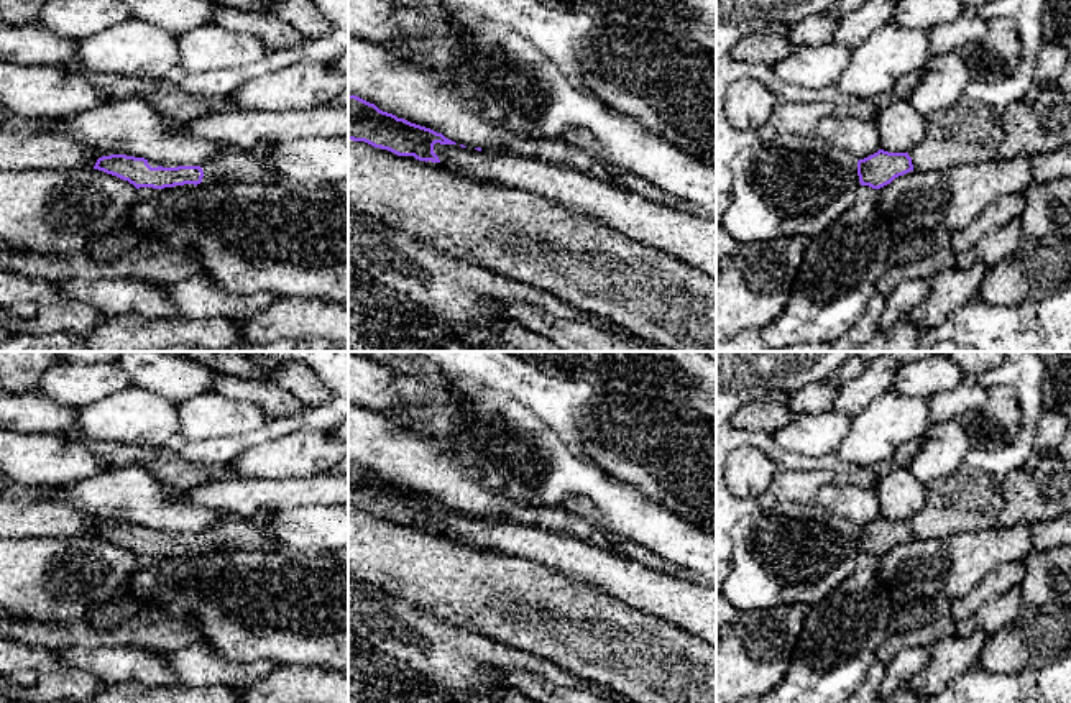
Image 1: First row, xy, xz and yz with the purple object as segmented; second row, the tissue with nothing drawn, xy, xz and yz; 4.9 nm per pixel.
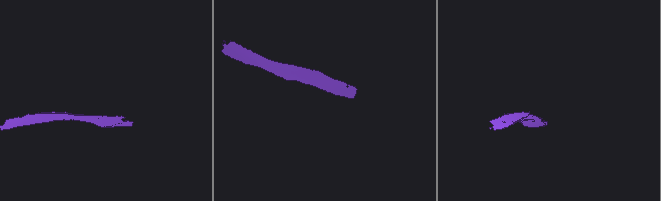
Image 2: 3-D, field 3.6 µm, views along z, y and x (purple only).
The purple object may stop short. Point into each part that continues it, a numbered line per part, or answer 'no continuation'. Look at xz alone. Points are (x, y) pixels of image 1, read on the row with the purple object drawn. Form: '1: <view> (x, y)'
no continuation

